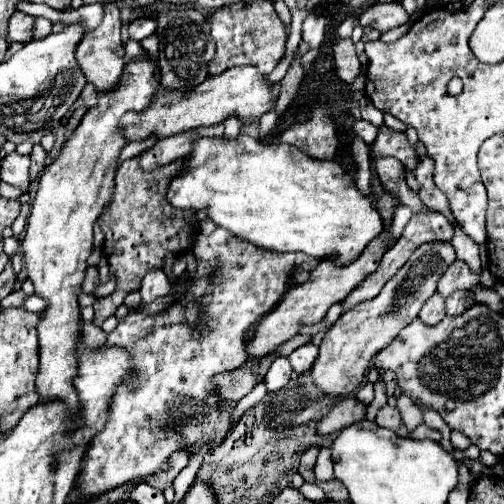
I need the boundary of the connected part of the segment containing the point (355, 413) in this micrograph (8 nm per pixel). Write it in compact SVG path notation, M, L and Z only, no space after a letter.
M355 397L343 399L317 423L317 435L319 437L329 437L333 433L339 433L345 427L349 427L357 421L363 421L365 411L367 411L367 407L361 405Z

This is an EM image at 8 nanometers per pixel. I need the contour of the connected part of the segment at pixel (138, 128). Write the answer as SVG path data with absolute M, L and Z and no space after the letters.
M253 65L227 69L221 75L209 77L207 81L203 81L203 85L199 85L189 93L165 93L159 87L159 93L155 95L153 105L145 109L145 113L141 115L125 113L125 117L121 119L125 137L129 141L141 141L151 133L157 133L159 137L169 137L181 131L203 127L203 125L221 123L231 115L239 117L243 125L249 125L249 123L255 123L261 115L265 115L273 107L271 89L273 89L273 83L269 83L267 77L261 75L261 71L257 71L257 67Z

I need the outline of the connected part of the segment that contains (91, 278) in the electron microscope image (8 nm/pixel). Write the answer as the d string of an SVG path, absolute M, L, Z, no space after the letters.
M87 267L85 271L85 279L83 279L83 291L85 293L91 293L95 287L99 285L99 273L97 273L97 267Z

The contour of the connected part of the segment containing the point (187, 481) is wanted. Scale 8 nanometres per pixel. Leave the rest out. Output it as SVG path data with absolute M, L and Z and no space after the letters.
M203 447L199 453L195 453L193 459L189 459L189 465L175 477L175 481L173 481L173 489L175 490L173 503L179 502L185 497L185 493L187 493L189 487L191 487L191 483L195 481L195 475L197 475L199 467L203 465L203 459L205 459L211 451L213 451L211 447Z

